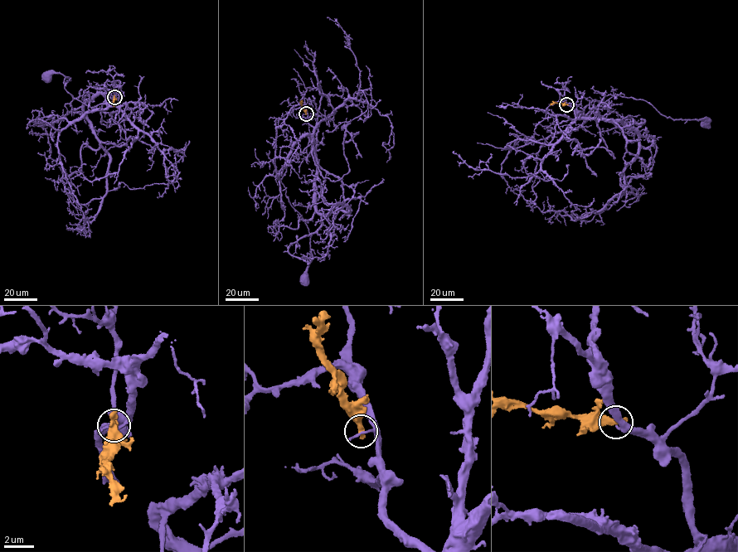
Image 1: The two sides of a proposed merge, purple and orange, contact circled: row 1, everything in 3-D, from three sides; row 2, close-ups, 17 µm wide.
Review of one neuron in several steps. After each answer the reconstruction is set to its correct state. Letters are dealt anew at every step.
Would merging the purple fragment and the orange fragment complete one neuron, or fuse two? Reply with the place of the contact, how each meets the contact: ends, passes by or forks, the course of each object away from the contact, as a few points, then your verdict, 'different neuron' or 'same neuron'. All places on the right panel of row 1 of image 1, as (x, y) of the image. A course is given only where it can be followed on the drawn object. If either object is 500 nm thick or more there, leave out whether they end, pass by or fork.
(566, 104) | purple ends | orange ends | purple via (566, 104), (577, 117), (588, 118), (600, 103), (618, 94), (646, 100), (674, 119), (705, 123) | orange via (566, 104), (550, 104) | different neuron

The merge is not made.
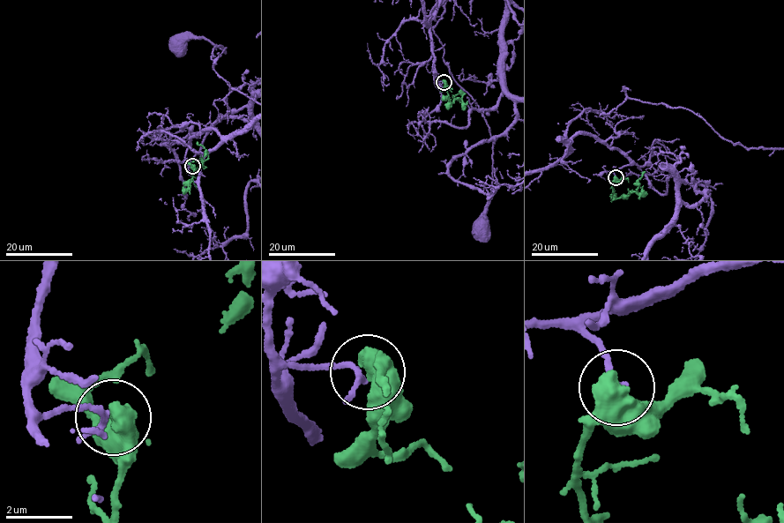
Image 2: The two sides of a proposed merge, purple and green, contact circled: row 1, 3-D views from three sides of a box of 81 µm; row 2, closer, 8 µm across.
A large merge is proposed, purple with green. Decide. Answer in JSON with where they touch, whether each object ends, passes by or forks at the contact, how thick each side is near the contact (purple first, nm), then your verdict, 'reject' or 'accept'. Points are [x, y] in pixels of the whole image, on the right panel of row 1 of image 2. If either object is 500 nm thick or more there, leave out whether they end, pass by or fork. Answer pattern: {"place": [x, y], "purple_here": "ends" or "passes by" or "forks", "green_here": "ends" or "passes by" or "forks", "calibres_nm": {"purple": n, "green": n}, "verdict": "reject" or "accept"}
{"place": [616, 177], "calibres_nm": {"purple": 200, "green": 850}, "verdict": "accept"}

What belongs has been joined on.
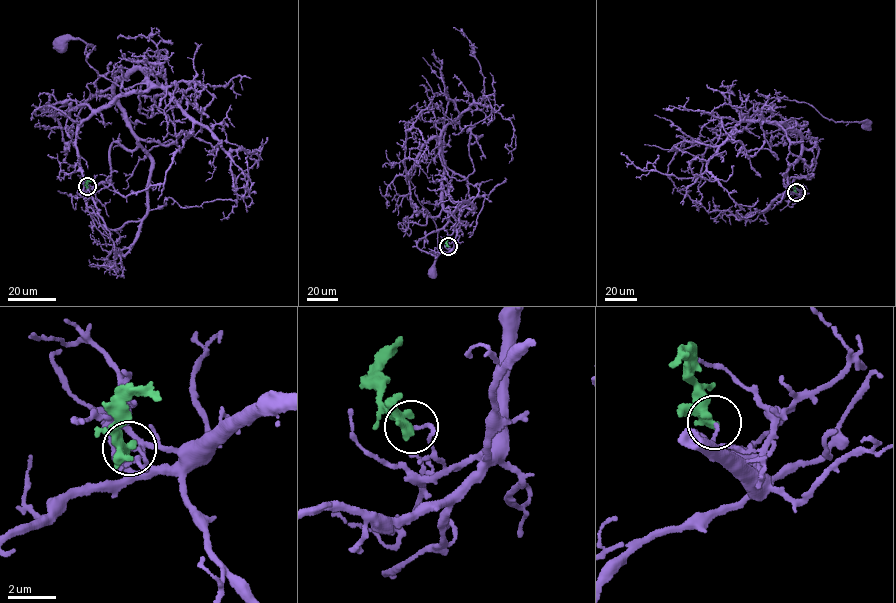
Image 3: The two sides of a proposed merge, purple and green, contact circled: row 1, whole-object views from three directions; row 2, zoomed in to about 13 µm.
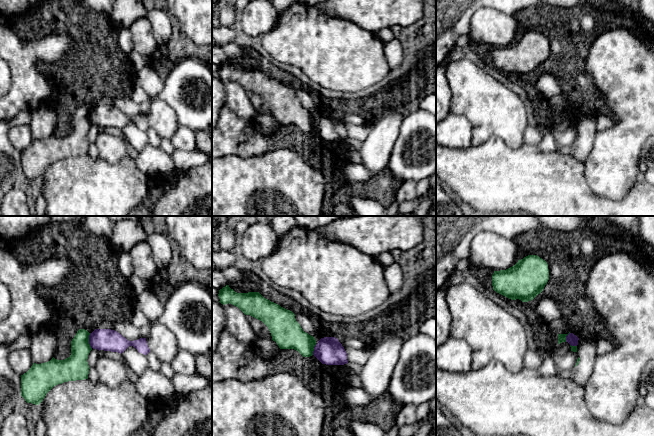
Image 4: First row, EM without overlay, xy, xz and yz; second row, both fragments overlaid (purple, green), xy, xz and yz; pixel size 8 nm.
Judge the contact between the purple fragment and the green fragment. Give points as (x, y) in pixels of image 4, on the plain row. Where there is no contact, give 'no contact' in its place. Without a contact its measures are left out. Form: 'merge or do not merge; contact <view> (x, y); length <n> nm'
do not merge; contact xy (89, 117); length 130 nm

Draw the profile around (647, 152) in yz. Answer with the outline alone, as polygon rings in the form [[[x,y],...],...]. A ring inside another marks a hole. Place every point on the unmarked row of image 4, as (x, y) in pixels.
[[[654,135],[645,141],[641,149],[641,161],[648,169],[654,170]]]

